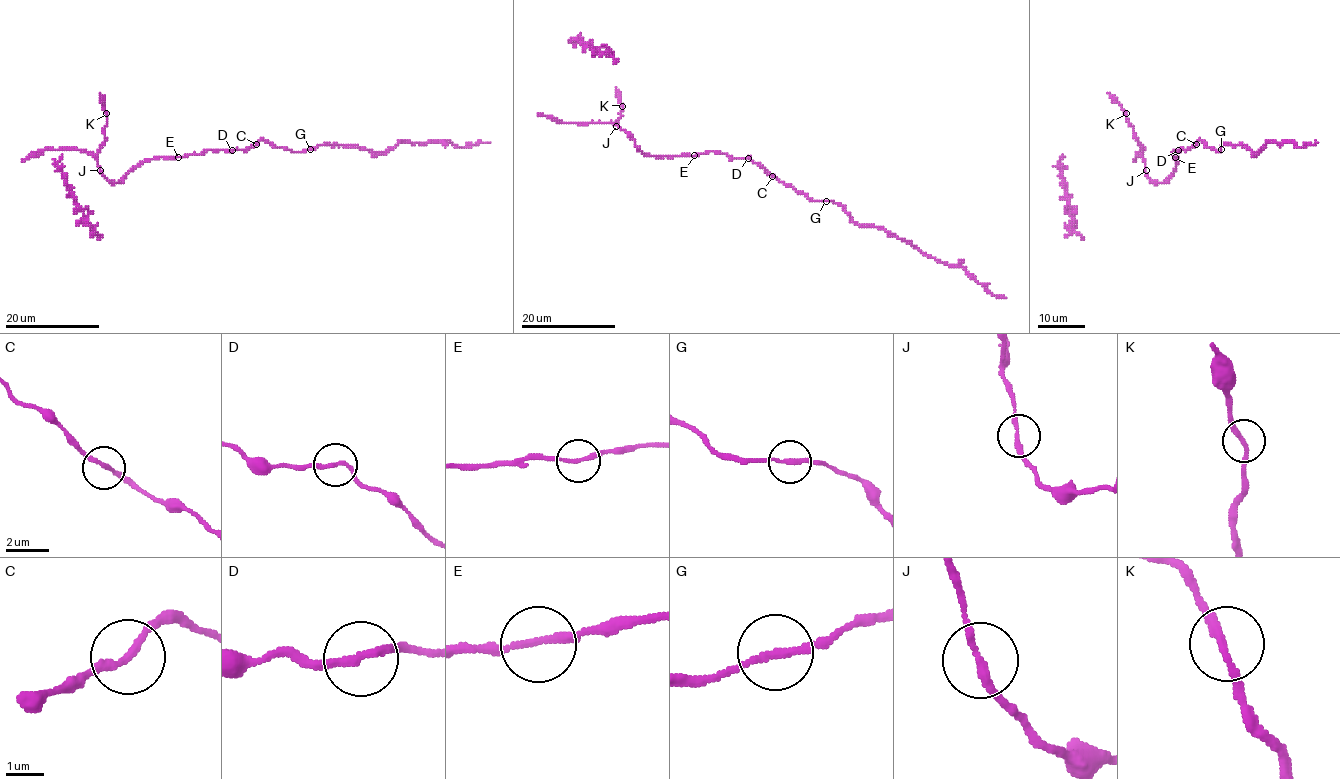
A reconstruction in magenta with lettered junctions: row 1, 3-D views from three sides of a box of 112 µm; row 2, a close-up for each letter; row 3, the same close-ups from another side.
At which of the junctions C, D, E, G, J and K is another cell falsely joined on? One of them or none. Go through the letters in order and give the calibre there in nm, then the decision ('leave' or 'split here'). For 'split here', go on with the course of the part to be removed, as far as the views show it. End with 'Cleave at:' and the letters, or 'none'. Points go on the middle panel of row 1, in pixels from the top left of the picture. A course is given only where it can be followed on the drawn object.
C: calibre 190 nm; leave
D: calibre 200 nm; leave
E: calibre 180 nm; leave
G: calibre 190 nm; leave
J: calibre 190 nm; leave
K: calibre 200 nm; leave
Cleave at: none

